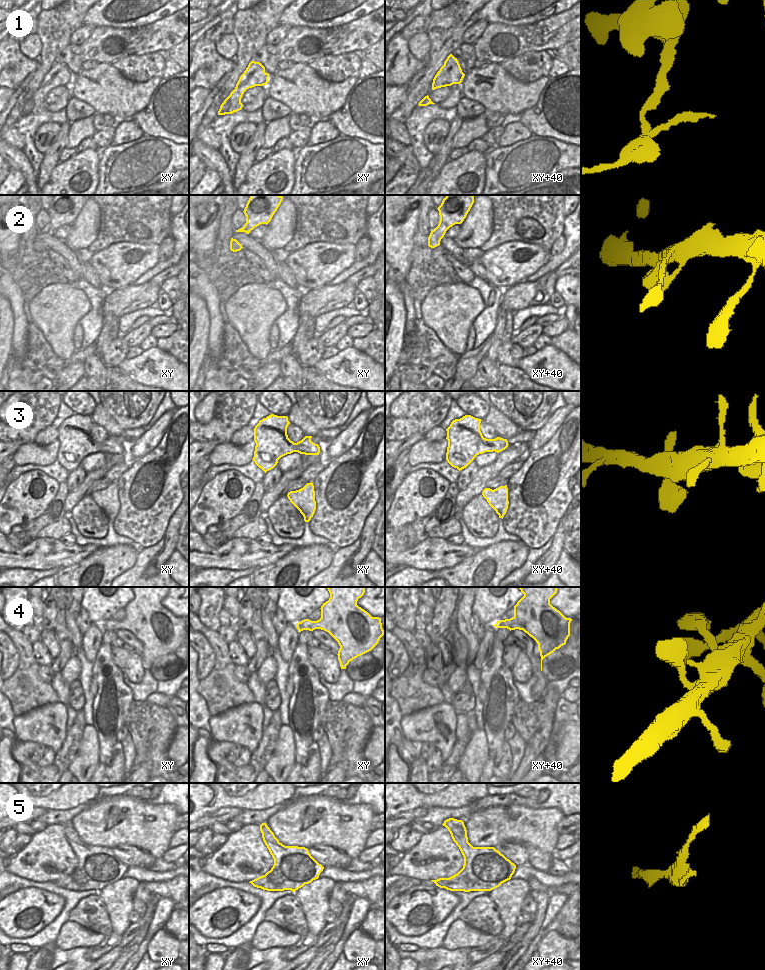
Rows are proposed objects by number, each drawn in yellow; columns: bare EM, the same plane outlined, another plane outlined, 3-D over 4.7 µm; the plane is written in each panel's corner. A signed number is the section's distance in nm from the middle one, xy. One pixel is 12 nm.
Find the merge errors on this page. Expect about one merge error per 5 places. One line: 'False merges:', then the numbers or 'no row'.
False merges: 1

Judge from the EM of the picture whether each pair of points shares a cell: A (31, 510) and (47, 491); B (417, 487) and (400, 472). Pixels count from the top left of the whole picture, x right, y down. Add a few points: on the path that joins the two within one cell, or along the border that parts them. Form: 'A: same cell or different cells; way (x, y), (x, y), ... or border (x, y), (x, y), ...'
A: same cell; way (34, 505), (43, 496)
B: different cells; border (406, 475), (395, 491)

